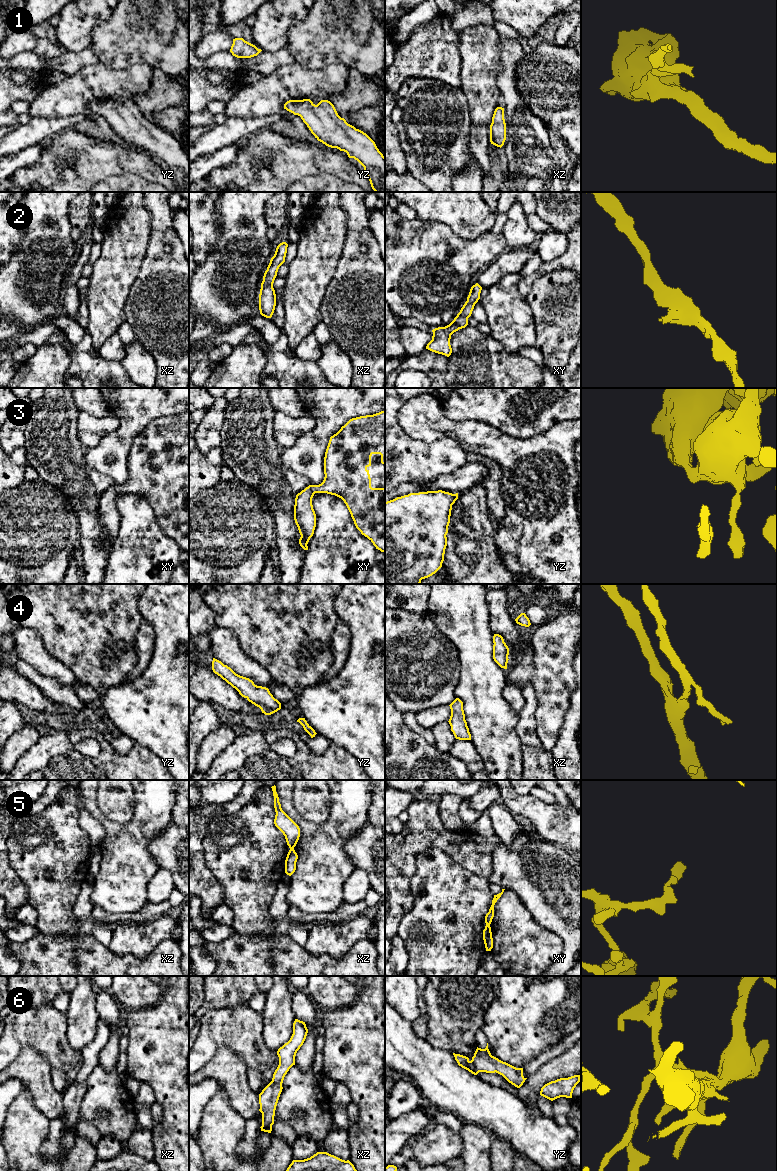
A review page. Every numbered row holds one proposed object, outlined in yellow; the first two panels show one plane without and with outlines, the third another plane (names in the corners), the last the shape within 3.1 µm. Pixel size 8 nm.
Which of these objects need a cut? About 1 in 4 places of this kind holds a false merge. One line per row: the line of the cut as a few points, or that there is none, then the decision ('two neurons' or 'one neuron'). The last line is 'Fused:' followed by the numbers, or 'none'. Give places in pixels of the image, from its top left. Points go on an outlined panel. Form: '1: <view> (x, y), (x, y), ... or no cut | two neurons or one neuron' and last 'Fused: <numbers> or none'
1: no cut | one neuron
2: no cut | one neuron
3: no cut | one neuron
4: no cut | one neuron
5: xz (293, 847), (290, 849) | two neurons
6: no cut | one neuron
Fused: 5

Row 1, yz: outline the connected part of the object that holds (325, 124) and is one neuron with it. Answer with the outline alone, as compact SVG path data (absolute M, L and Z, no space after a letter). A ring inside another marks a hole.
M310 99L289 100L284 104L284 109L300 116L318 141L344 151L349 158L357 160L364 167L363 172L369 179L372 189L375 192L385 192L385 157L366 133L348 124L338 115L330 101L321 100L315 105Z

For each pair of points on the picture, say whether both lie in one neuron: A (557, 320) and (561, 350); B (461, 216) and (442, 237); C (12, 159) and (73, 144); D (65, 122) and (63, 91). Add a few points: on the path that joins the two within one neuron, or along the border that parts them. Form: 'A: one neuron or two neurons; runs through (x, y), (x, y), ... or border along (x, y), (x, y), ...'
A: one neuron; runs through (557, 327), (557, 343)
B: two neurons; border along (428, 220), (443, 222), (457, 235), (471, 239)
C: two neurons; border along (43, 146), (41, 156), (33, 163), (23, 167)
D: two neurons; border along (41, 117), (82, 115), (86, 120)

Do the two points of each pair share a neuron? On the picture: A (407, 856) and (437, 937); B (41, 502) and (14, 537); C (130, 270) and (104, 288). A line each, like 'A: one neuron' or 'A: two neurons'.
A: two neurons
B: one neuron
C: one neuron

